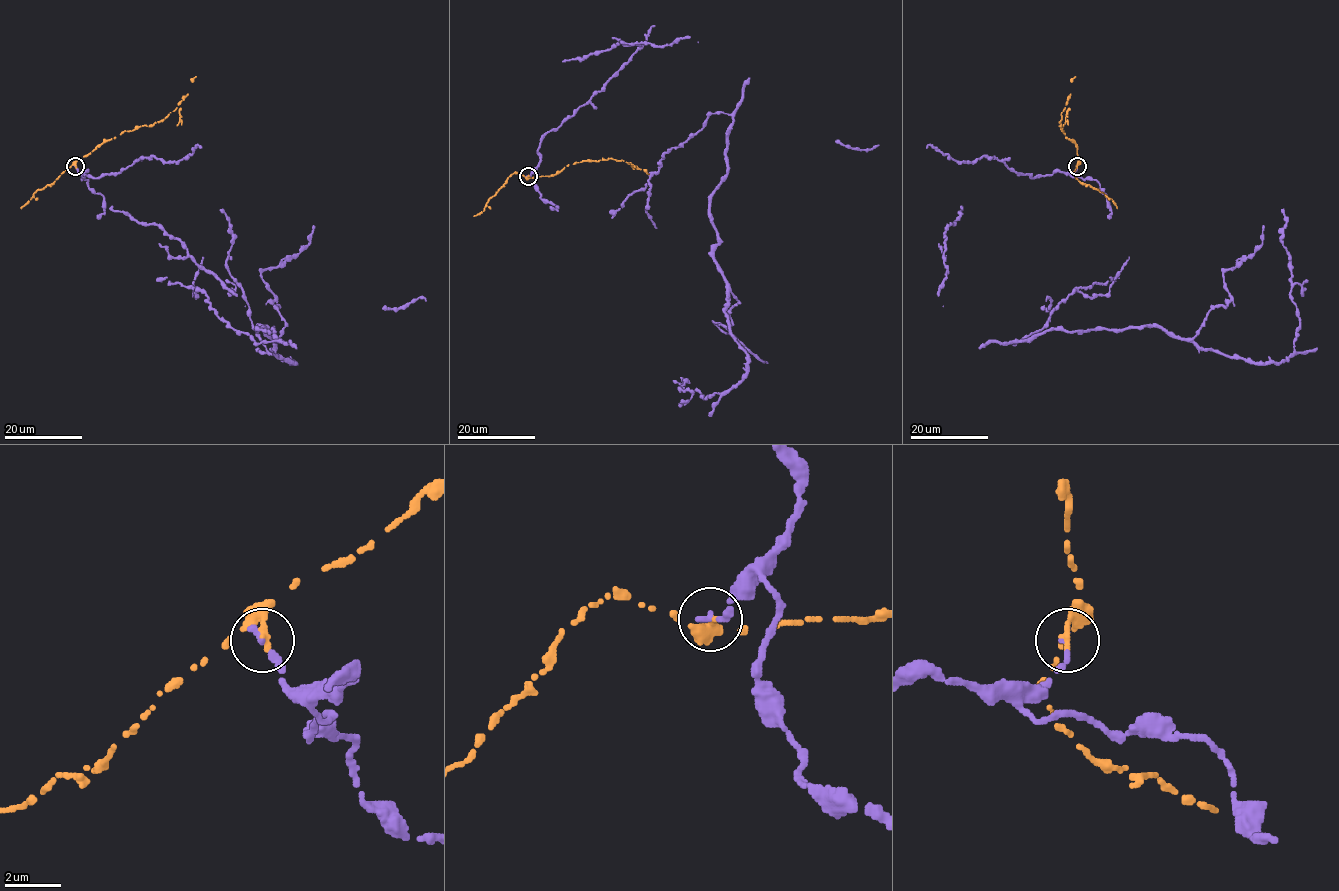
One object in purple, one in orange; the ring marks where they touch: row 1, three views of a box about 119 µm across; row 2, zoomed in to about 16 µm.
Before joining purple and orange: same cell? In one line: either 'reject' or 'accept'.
reject

